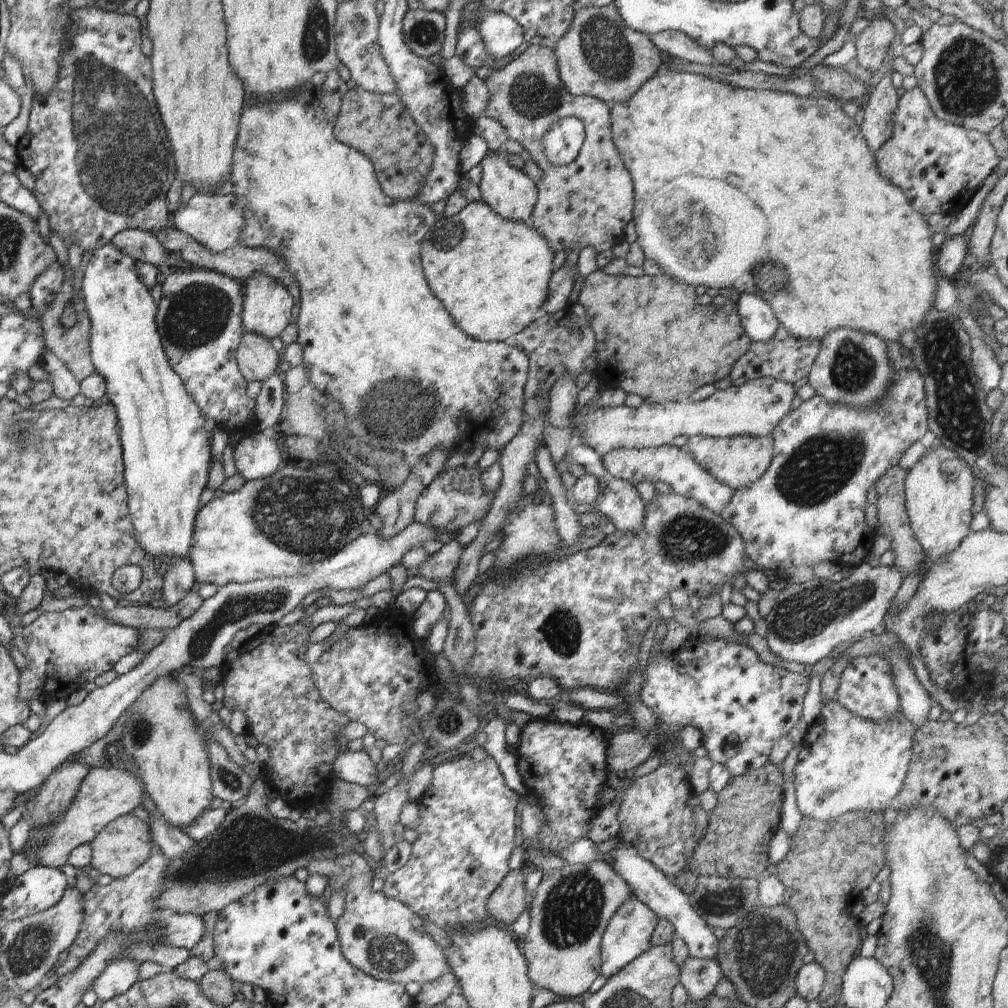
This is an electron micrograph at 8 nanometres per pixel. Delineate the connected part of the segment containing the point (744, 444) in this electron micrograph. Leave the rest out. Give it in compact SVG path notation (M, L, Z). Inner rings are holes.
M692 436L687 441L686 451L694 461L700 464L712 478L716 478L726 486L740 490L750 488L764 472L768 470L773 461L773 440L771 436L756 438L752 436L736 436L736 438L714 438L708 436Z

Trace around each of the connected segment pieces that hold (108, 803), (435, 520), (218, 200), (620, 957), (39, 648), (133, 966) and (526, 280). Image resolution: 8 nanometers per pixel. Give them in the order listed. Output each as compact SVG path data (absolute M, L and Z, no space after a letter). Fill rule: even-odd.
M106 765L102 768L92 768L80 784L80 790L65 816L60 816L52 826L49 840L42 846L32 842L31 837L22 851L32 864L59 869L67 863L68 856L74 848L84 844L91 844L98 832L114 820L130 814L135 808L142 805L146 788L142 778L135 776L130 770L113 768Z
M462 465L438 474L429 486L422 490L415 503L414 521L430 524L436 533L460 532L472 522L482 523L490 512L495 494L484 490L480 484L481 472L477 467L464 468Z
M196 193L185 205L180 202L171 209L171 220L174 220L177 230L192 236L196 242L204 244L213 252L224 252L236 246L240 242L238 236L246 226L244 208L234 194L222 196Z
M634 896L624 902L608 922L604 935L600 939L601 974L610 979L616 976L622 968L626 968L632 960L636 960L651 948L651 937L654 933L657 916Z
M73 607L64 612L42 613L32 624L24 625L22 637L26 641L27 665L19 672L18 696L29 702L38 699L49 704L67 700L89 681L114 669L120 658L135 652L138 632L128 626L112 624L106 618L96 616L88 608Z
M134 960L113 961L92 984L92 990L104 1003L127 992L138 981L138 966Z
M486 202L464 206L458 214L437 220L422 242L424 278L468 336L505 342L527 328L541 313L555 257L548 240L530 223L506 220Z

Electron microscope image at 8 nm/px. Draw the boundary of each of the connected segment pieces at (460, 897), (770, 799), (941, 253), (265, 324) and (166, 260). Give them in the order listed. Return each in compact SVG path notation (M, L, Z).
M468 751L459 760L452 760L434 767L432 783L418 798L420 818L414 831L418 836L412 843L410 860L394 873L388 874L382 894L408 904L422 920L449 931L453 927L470 929L486 924L486 904L492 892L509 874L509 859L519 842L516 828L516 805L520 797L504 781L494 758L489 755L481 762L474 762Z
M768 762L765 766L738 777L732 777L728 785L717 794L716 808L708 813L706 835L699 841L689 862L689 869L696 876L720 876L723 878L760 879L772 870L768 848L776 832L781 829L783 803L783 770L778 764Z
M967 235L947 238L936 252L938 276L953 282L954 274L958 274L964 267L967 253Z
M254 272L254 276L244 281L244 285L246 294L243 296L243 329L256 332L270 341L280 337L284 328L287 328L291 322L292 308L295 305L290 292L282 286L280 281L268 278L264 272Z
M127 229L112 238L111 244L132 256L133 260L150 263L155 267L177 262L177 257L170 254L153 233L139 229Z

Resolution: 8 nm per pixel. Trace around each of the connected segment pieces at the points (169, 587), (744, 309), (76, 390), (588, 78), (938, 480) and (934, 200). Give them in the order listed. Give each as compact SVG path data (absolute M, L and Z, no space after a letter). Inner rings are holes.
M172 558L164 565L162 601L165 606L176 606L190 592L196 582L192 562L188 558Z
M739 294L736 303L739 321L744 326L744 331L751 341L768 342L778 332L780 324L772 308L754 294Z
M46 349L41 366L48 373L47 381L52 384L54 395L62 400L72 400L80 394L81 386L66 365Z
M611 3L604 7L582 8L576 12L568 32L556 42L557 75L572 96L592 96L609 109L626 102L650 80L666 56L650 41L647 34L628 28Z
M937 443L908 471L904 482L906 513L916 540L932 563L950 556L971 532L975 480L964 460Z
M920 88L901 91L898 107L894 112L894 130L892 137L886 140L882 147L873 154L878 171L886 180L902 190L906 200L920 214L927 218L932 214L958 215L966 203L974 196L986 178L997 168L1001 161L989 142L989 136L974 129L966 129L939 120L930 109L926 96Z

